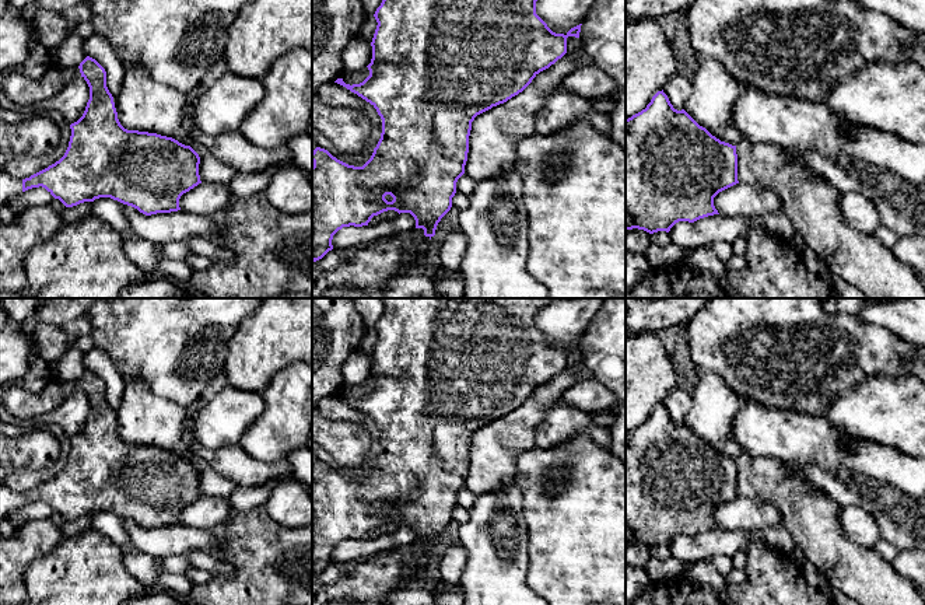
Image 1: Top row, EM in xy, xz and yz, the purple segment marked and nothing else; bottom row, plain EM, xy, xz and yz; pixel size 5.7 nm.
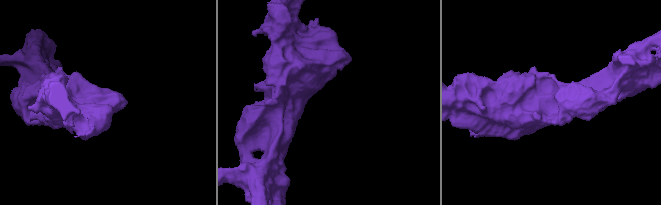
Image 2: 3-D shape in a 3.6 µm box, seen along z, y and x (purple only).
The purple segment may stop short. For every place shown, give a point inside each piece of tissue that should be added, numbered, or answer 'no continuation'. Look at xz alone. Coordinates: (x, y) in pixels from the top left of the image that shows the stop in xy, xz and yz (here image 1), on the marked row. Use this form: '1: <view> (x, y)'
no continuation

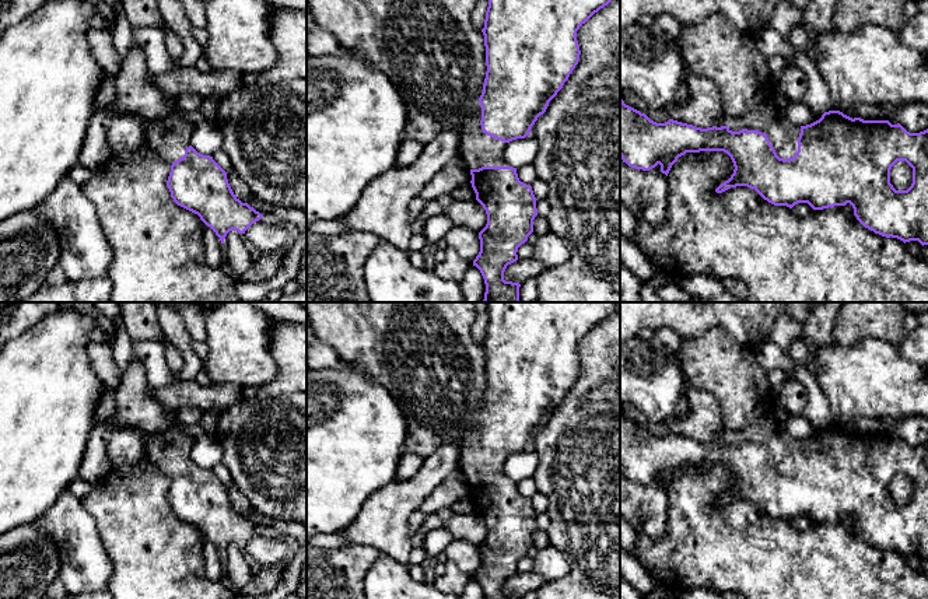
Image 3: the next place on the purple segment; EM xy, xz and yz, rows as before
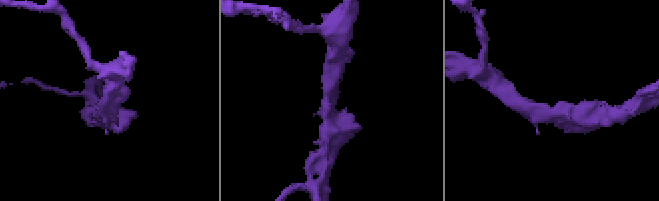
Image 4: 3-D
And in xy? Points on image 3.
1: xy (170, 136)

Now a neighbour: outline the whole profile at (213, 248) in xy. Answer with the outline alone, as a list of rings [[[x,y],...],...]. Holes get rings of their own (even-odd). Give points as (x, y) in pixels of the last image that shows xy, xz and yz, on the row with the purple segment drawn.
[[[204,223],[204,255],[206,262],[213,269],[220,269],[223,266],[224,246],[216,232],[207,227]]]

